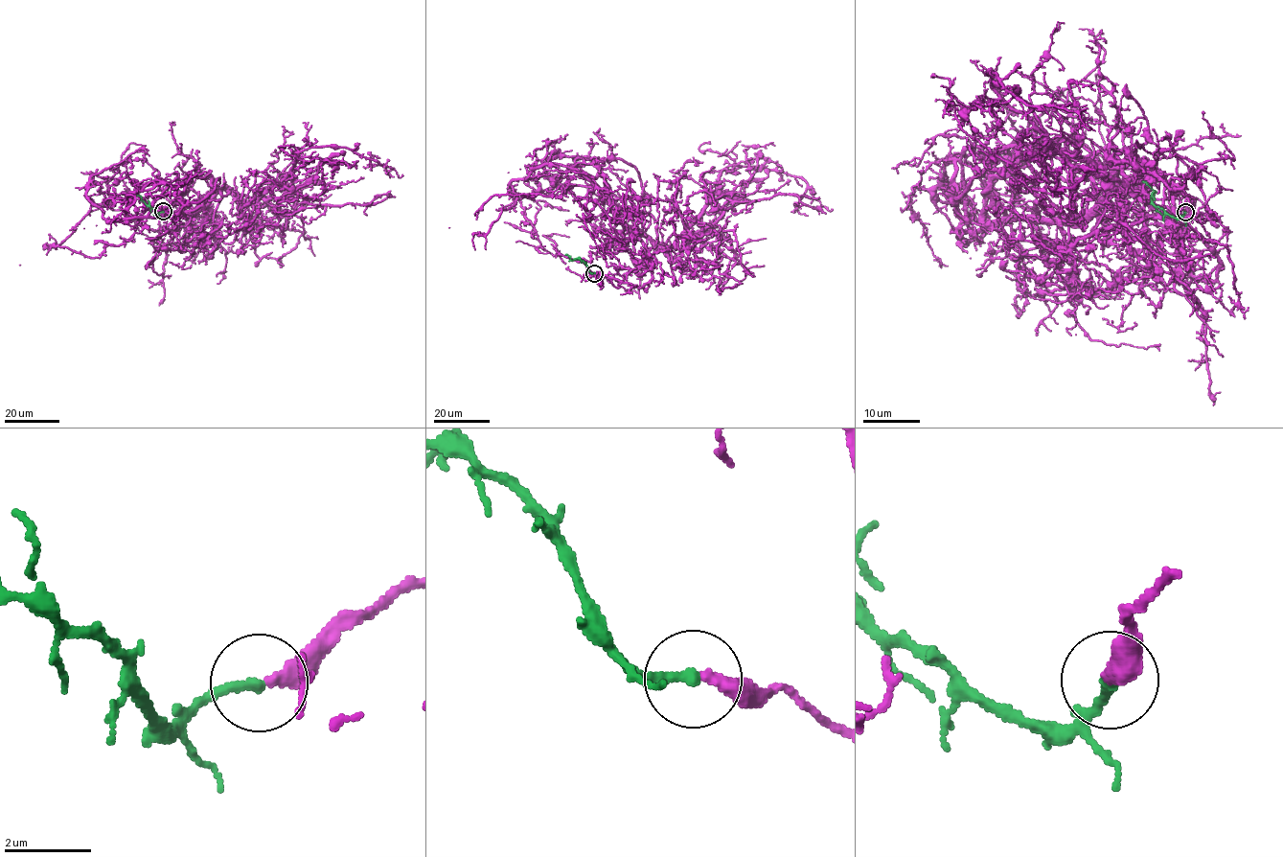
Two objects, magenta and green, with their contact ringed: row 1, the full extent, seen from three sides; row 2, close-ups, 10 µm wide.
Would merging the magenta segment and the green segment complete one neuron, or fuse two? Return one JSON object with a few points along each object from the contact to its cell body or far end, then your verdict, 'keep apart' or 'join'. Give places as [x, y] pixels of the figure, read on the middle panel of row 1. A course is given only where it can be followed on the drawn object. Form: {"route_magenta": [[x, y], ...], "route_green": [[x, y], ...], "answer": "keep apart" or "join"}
{"route_magenta": [[595, 273], [642, 261], [608, 199], [560, 165], [509, 184], [541, 246], [554, 255], [543, 235], [569, 237]], "route_green": [[595, 273], [591, 273], [583, 261], [578, 258], [571, 260], [565, 254]], "answer": "join"}

